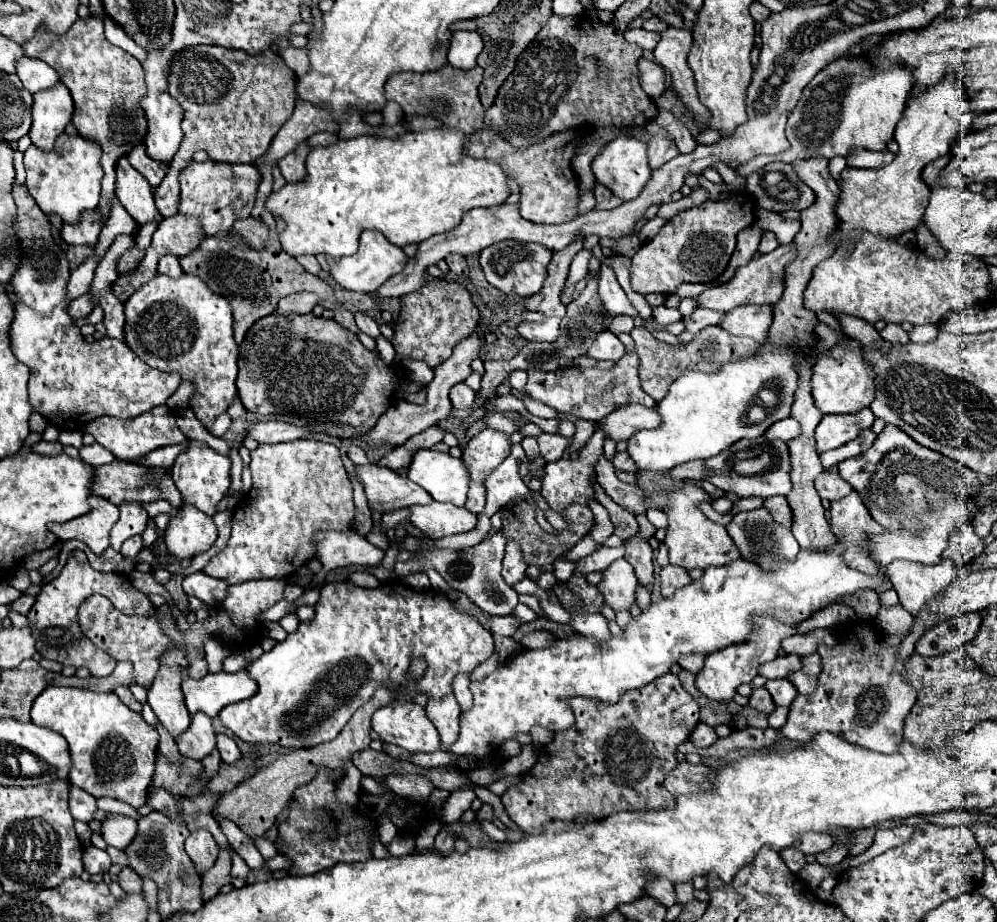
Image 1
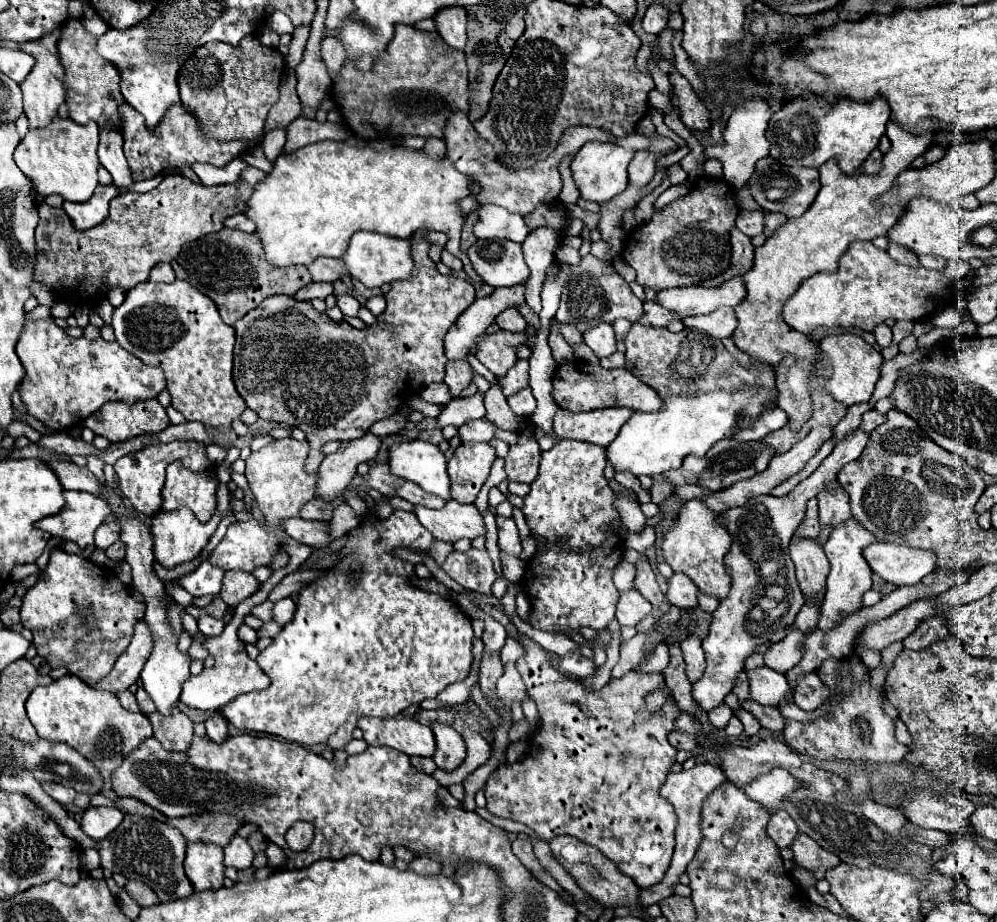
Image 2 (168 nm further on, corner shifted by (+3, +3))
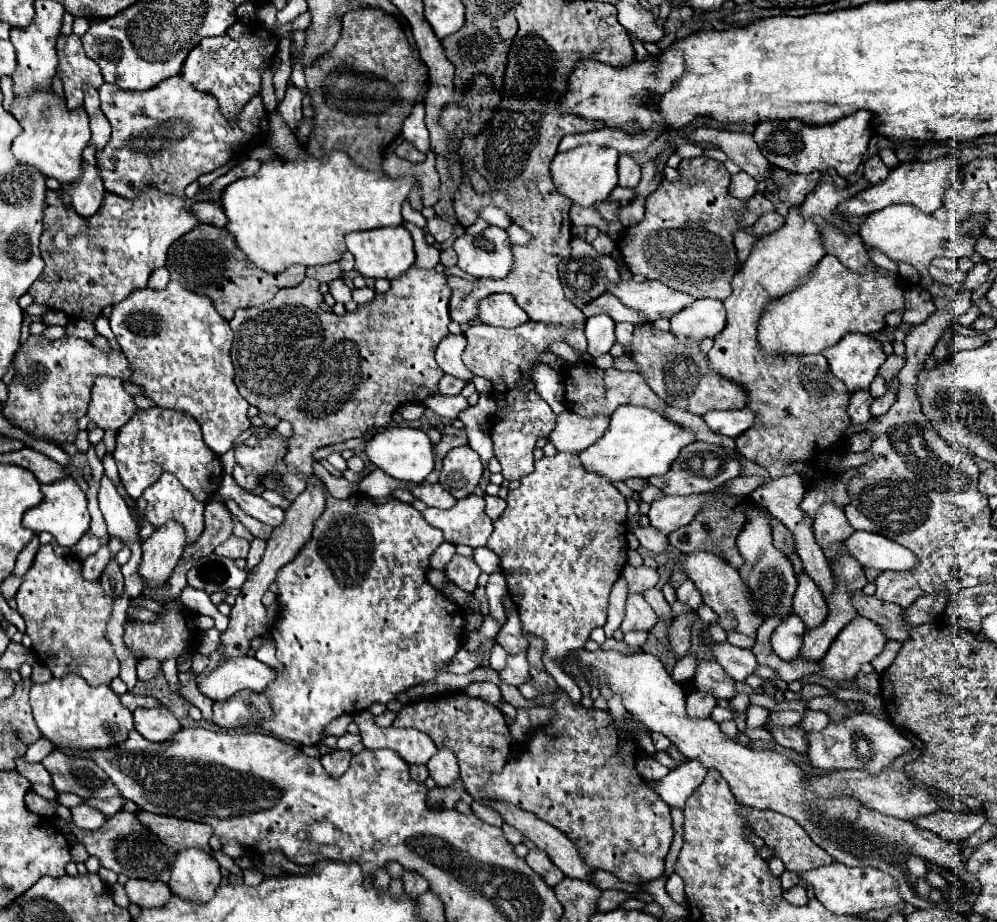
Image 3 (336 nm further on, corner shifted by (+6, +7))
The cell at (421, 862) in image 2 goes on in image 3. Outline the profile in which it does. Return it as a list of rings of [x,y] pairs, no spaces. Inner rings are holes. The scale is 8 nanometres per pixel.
[[[404,871],[404,891],[410,899],[418,899],[424,891],[428,891],[428,881],[426,879],[420,879],[418,873],[410,873],[410,871]]]

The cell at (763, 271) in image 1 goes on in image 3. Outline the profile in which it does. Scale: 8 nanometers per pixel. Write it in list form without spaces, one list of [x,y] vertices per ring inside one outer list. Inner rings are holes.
[[[618,281],[618,283],[604,283],[606,291],[612,293],[616,299],[620,299],[626,307],[644,313],[648,323],[678,313],[686,305],[690,305],[694,299],[690,295],[684,295],[680,291],[674,291],[658,281]]]

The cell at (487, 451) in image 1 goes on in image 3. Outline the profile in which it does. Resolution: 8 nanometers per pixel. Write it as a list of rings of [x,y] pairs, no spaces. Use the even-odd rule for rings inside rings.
[[[464,445],[448,451],[440,471],[440,485],[446,491],[450,491],[456,499],[464,499],[474,491],[480,477],[482,477],[482,461],[472,447]]]

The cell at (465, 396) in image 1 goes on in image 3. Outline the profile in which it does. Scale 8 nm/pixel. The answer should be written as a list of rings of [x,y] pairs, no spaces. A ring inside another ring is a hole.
[[[448,333],[448,335],[440,341],[440,345],[438,345],[438,349],[436,349],[436,363],[438,363],[438,367],[440,367],[444,373],[454,375],[454,377],[460,377],[460,379],[464,379],[464,381],[472,381],[474,375],[464,367],[462,359],[460,359],[464,347],[466,347],[466,337],[464,337],[464,333],[458,333],[458,335]]]

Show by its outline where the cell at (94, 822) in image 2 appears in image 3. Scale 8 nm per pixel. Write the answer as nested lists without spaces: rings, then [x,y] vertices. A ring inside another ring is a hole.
[[[76,805],[70,809],[72,811],[72,821],[76,827],[82,829],[100,829],[106,823],[106,817],[100,815],[100,811],[88,807],[88,805]]]

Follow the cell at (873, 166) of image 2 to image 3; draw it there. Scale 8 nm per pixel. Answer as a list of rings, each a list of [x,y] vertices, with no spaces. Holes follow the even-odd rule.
[[[878,155],[870,157],[866,163],[864,163],[864,177],[872,183],[872,185],[878,185],[882,183],[886,177],[888,177],[888,167],[882,163],[882,159]]]

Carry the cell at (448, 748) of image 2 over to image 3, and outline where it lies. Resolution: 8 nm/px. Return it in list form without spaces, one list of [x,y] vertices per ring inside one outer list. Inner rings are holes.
[[[438,749],[426,767],[430,777],[436,781],[436,787],[450,787],[454,781],[458,781],[458,763],[448,749]]]

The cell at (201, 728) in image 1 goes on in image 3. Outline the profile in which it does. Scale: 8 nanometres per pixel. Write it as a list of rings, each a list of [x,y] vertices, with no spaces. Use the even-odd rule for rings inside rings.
[[[166,707],[136,709],[132,715],[134,729],[148,741],[166,741],[180,729],[178,719]]]

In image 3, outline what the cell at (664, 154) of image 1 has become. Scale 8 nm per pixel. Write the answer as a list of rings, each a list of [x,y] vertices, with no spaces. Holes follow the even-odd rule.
[[[620,155],[618,159],[618,185],[636,187],[640,181],[640,165],[630,155]]]

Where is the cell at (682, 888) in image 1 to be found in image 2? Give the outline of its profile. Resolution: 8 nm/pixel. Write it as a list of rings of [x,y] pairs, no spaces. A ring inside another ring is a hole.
[[[703,763],[703,765],[695,765],[693,769],[687,771],[679,771],[679,773],[671,773],[665,781],[665,785],[661,787],[661,795],[675,807],[675,813],[679,817],[679,825],[677,825],[677,845],[675,845],[675,853],[671,859],[671,865],[663,877],[663,881],[651,889],[643,889],[641,891],[641,901],[645,901],[645,905],[653,905],[653,903],[661,903],[663,899],[673,895],[673,887],[679,883],[679,877],[685,873],[687,865],[691,863],[691,859],[695,857],[699,843],[703,841],[703,833],[701,833],[701,817],[703,817],[703,803],[705,799],[723,783],[727,781],[723,769],[719,765],[711,765],[711,763]]]

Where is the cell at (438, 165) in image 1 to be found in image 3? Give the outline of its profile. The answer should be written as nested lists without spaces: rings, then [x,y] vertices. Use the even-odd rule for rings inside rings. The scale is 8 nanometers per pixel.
[[[332,151],[324,159],[306,153],[306,159],[294,163],[286,163],[280,159],[274,163],[262,163],[256,175],[230,183],[222,191],[224,195],[220,199],[220,205],[224,205],[224,213],[228,217],[226,229],[234,235],[236,245],[244,251],[248,261],[262,271],[280,273],[294,263],[310,267],[338,261],[348,251],[344,243],[346,233],[402,225],[400,209],[404,201],[407,201],[414,183],[414,177],[380,177],[362,167],[356,167],[354,161],[342,151]]]

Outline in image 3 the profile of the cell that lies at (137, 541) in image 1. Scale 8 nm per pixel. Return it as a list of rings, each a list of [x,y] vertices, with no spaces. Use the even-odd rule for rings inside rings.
[[[102,547],[100,551],[96,551],[94,555],[90,555],[88,559],[82,561],[82,577],[86,581],[94,581],[94,579],[100,579],[104,567],[108,565],[110,561],[110,551],[108,547]]]

